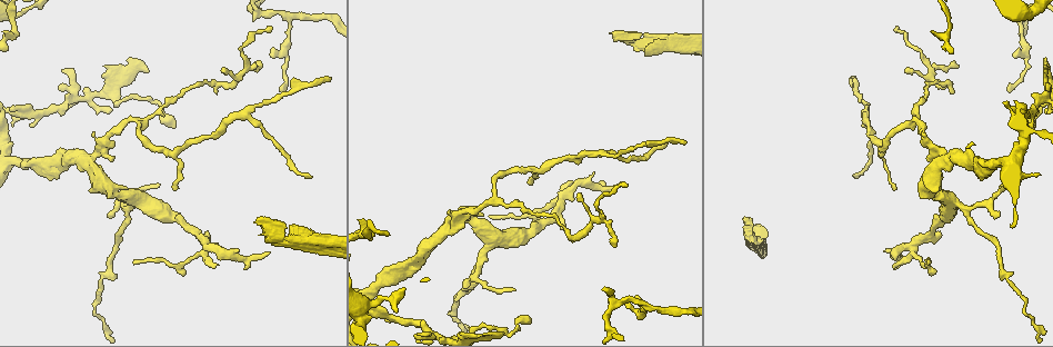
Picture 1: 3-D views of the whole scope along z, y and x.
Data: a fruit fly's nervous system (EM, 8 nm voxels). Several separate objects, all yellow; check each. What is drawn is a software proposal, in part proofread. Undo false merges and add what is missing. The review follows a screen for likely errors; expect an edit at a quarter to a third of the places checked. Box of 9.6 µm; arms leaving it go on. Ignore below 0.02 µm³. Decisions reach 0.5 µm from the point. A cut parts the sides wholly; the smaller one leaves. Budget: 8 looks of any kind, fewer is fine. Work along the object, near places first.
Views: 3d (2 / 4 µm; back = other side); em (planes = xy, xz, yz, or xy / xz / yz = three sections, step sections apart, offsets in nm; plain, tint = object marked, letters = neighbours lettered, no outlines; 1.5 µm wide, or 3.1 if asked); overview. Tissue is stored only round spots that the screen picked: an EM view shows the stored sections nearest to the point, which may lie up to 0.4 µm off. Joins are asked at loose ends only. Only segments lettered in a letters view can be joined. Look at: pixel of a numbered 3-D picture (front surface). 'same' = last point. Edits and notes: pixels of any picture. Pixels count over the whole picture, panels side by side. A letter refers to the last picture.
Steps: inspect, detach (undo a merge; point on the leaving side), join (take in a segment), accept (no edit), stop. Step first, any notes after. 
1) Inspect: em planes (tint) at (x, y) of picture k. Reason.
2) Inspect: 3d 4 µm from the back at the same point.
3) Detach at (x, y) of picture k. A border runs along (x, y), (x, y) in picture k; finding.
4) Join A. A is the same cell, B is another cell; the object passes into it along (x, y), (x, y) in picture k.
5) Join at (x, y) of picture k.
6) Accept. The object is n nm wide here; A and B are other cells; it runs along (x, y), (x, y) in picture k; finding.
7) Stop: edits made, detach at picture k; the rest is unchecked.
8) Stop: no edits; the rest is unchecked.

Inspect: 3d 2 µm from the back at (559, 202) of picture 1. Three-way junction.

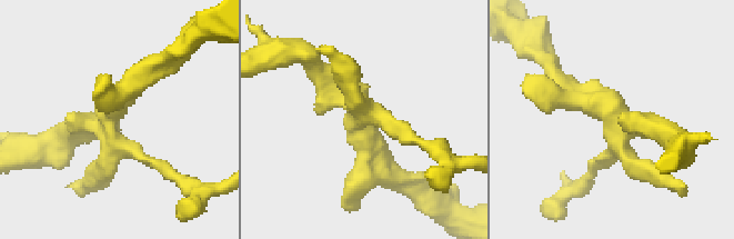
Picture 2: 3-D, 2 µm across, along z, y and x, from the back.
Inspect: em planes (letters) at (363, 114) of picture 2.

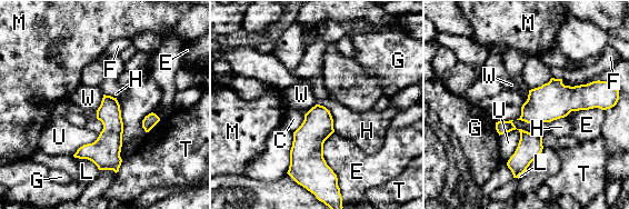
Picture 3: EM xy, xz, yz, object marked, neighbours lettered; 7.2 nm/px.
Accept. The longest contact is with E, 320 nm; C, E, F, G, H, L, M, T, U and W are other cells; a border runs along (516, 128), (519, 142), (507, 160) in picture 3; continuous, no second neuron.

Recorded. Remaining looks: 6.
Inspect: em planes (plain) at (71, 96) of picture 1. Branch point.

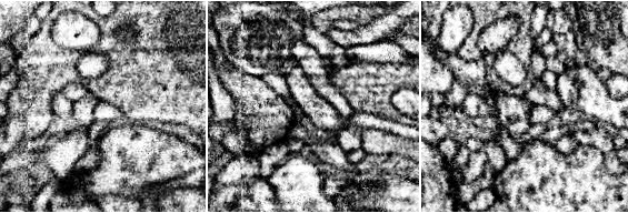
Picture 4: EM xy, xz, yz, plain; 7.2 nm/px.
Inspect: em planes (letters) at the same point.

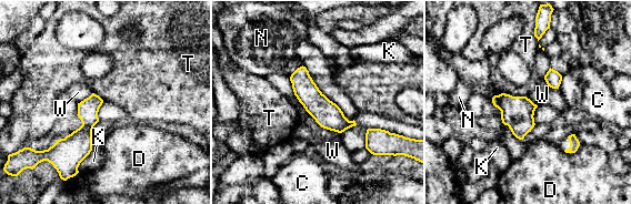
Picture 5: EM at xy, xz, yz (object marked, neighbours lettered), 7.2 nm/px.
Accept. C, D, K, N, T and W are other cells; it runs along (302, 69), (352, 123) in picture 5; one neuron here.

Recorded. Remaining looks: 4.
Inspect: em planes (tint) at (174, 128) of picture 1. An open end.

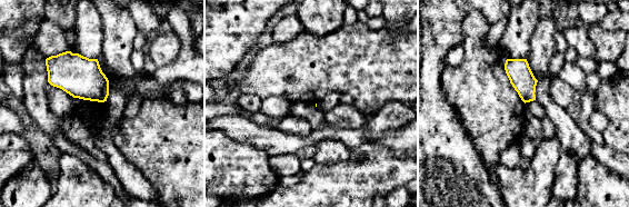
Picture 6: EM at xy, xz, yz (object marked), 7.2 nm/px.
Inspect: em planes (letters) at the same point. What lies round it.

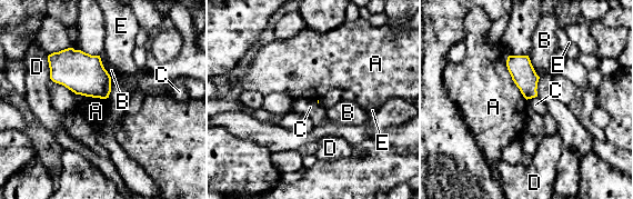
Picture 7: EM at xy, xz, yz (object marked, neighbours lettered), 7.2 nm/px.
Accept. A, B, C, D and E are other cells; a border runs along (508, 56), (506, 69), (526, 99) in picture 7; no lettered segment goes on from it.

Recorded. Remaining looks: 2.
Inspect: em xz step 4 (letters) at (685, 143) of picture 1. Branch stops here.

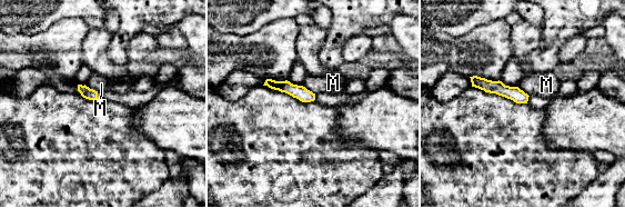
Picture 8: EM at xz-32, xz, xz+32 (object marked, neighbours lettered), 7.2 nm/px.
Inspect: em planes (letters) at the same point.

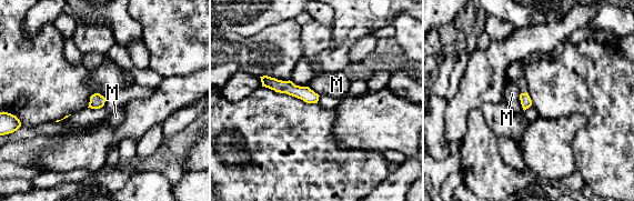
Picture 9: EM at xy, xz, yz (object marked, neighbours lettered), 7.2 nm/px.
Accept. M is another cell; it runs along (263, 79), (315, 98) in picture 9; no lettered segment goes on from it.

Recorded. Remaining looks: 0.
Stop: no edits; the rest is unchecked.

